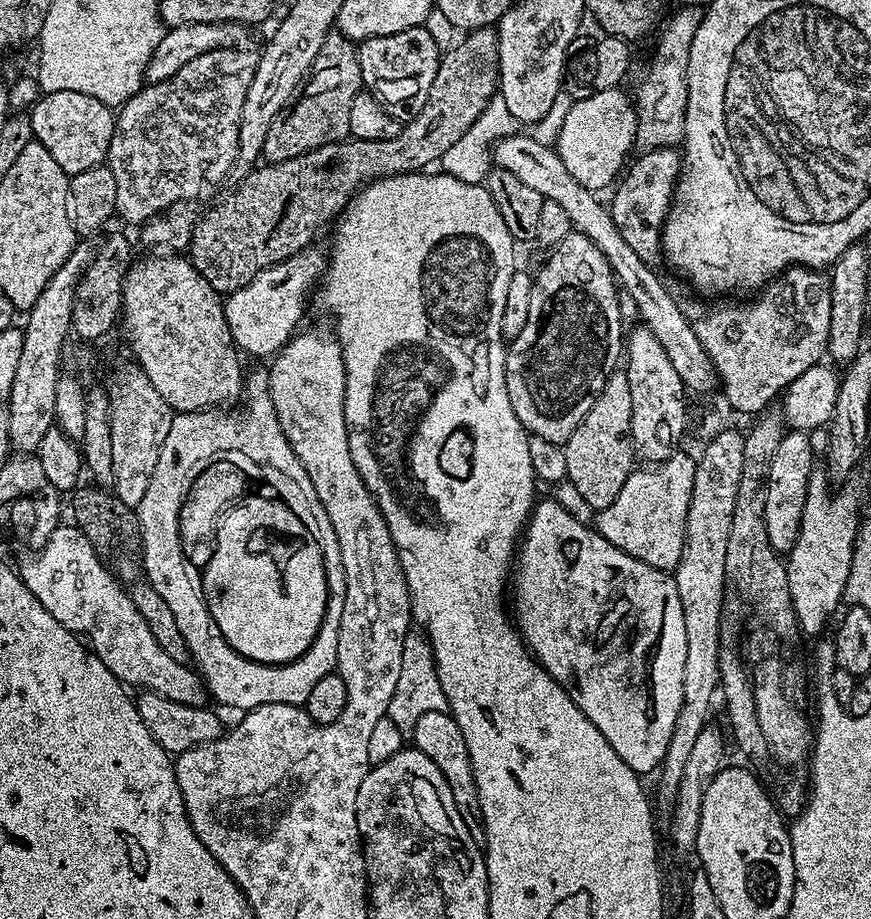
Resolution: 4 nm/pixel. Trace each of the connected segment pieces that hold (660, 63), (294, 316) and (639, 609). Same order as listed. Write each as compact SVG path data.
M688 4L672 16L668 29L660 38L660 45L634 91L636 105L636 143L640 150L653 148L676 148L684 139L686 122L686 98L688 97L688 63L690 62L690 42L698 34L698 26L704 17L701 5Z
M309 246L298 254L262 270L238 291L227 293L224 313L237 349L244 354L250 352L254 356L275 357L301 327L300 319L304 316L308 291L317 287L325 267L325 253L323 256L316 246Z
M551 498L541 499L533 507L532 514L524 530L524 535L518 545L518 563L514 568L514 588L516 584L516 612L518 631L524 638L533 656L540 665L555 678L570 694L574 706L598 726L602 738L614 746L614 754L630 766L637 774L655 773L664 763L664 755L668 753L670 738L674 734L674 724L678 722L678 712L682 710L682 669L686 662L686 621L682 619L682 598L678 598L678 586L669 573L658 570L654 566L646 566L646 562L638 562L638 558L630 558L618 546L606 542L595 527L578 522L570 510L562 510L558 502Z

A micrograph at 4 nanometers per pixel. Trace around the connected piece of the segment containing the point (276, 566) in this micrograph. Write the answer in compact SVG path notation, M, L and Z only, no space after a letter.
M236 500L236 502L228 502L226 506L222 506L222 510L214 516L214 560L206 564L202 570L203 592L207 600L207 608L210 610L211 616L214 618L215 624L221 630L223 637L226 638L228 644L231 645L236 652L242 654L248 660L258 661L262 664L284 664L299 659L305 650L312 645L313 638L316 637L317 630L320 629L321 620L325 614L325 606L328 604L328 587L326 586L324 563L322 563L322 544L320 544L320 540L316 538L316 534L308 532L308 524L304 524L304 520L296 520L294 516L298 516L298 514L290 514L288 510L290 510L290 508L280 508L280 506L274 506L274 504L270 504L270 502L262 502L262 500L254 500L254 502L240 502L240 500Z

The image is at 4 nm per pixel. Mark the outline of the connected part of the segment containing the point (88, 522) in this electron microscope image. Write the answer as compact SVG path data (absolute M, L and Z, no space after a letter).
M80 486L71 493L72 516L75 527L80 529L82 534L94 546L99 554L100 561L107 564L113 573L132 572L141 567L142 549L140 547L140 523L136 517L136 509L126 506L116 497L115 491L105 490L100 486L84 488Z

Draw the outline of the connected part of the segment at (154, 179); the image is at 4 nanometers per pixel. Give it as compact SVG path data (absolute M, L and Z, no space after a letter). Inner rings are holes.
M245 46L243 48L210 50L210 54L202 54L199 58L193 58L190 62L186 62L186 66L182 66L182 70L178 70L178 74L166 78L166 82L145 83L140 91L135 92L127 102L119 105L118 111L115 113L114 133L111 134L110 146L106 154L106 163L114 176L114 184L117 187L115 208L116 216L119 219L124 219L128 224L143 226L148 221L153 220L155 216L175 209L177 206L187 205L184 204L187 200L196 200L203 192L208 192L215 184L223 182L224 175L231 170L232 164L237 163L236 155L238 154L238 134L240 133L242 106L246 102L246 90L250 90L250 82L254 82L254 70L260 61L259 55L255 51L252 53L250 49L251 47Z

